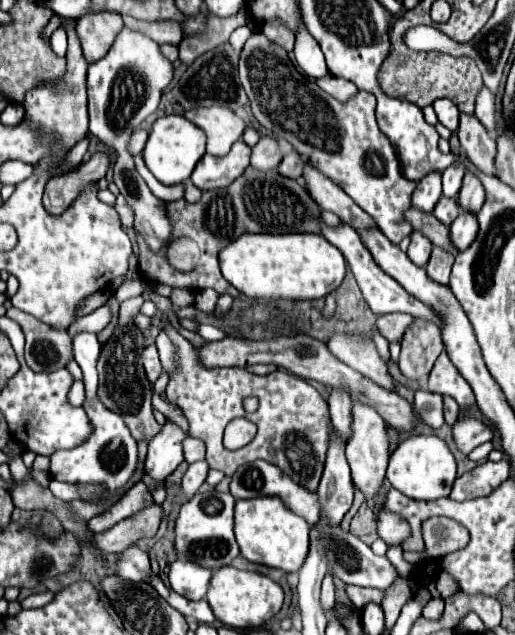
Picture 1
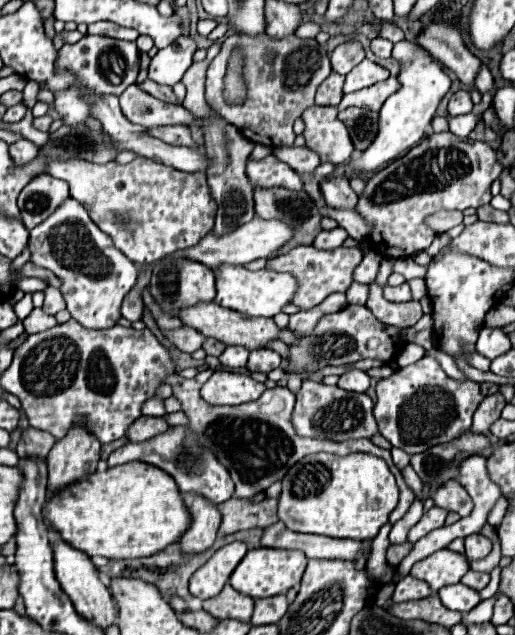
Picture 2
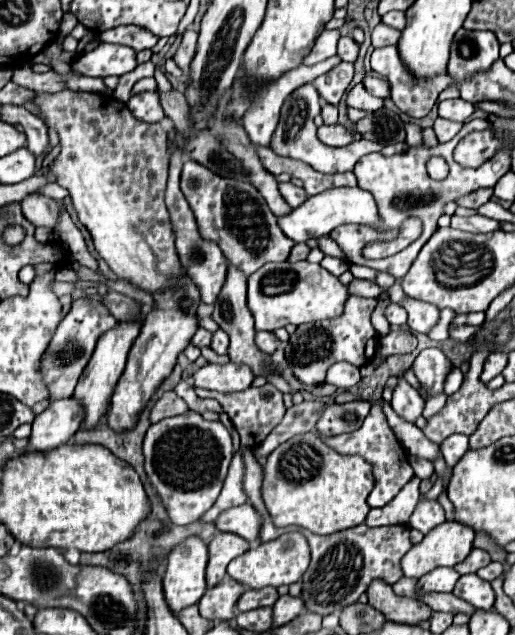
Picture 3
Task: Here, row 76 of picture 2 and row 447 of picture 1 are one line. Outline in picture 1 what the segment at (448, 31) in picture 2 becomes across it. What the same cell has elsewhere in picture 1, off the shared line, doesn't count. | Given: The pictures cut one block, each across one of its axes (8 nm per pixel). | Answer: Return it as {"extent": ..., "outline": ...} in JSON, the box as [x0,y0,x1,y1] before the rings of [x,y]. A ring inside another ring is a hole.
{"extent":[452,418,494,454],"outline":[[[476,418],[460,420],[460,422],[456,422],[456,426],[452,430],[454,430],[456,446],[462,454],[470,454],[478,444],[484,444],[484,442],[492,440],[492,436],[494,436],[494,432],[482,420],[476,420]]]}

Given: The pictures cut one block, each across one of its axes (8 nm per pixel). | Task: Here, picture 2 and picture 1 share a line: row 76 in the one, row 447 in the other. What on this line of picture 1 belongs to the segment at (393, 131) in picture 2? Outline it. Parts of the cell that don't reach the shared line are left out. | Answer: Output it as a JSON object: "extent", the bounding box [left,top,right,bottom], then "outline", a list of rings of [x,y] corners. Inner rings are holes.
{"extent":[386,436,456,500],"outline":[[[410,436],[390,456],[386,470],[390,484],[414,500],[434,500],[450,494],[456,480],[456,462],[448,444],[438,436]]]}

